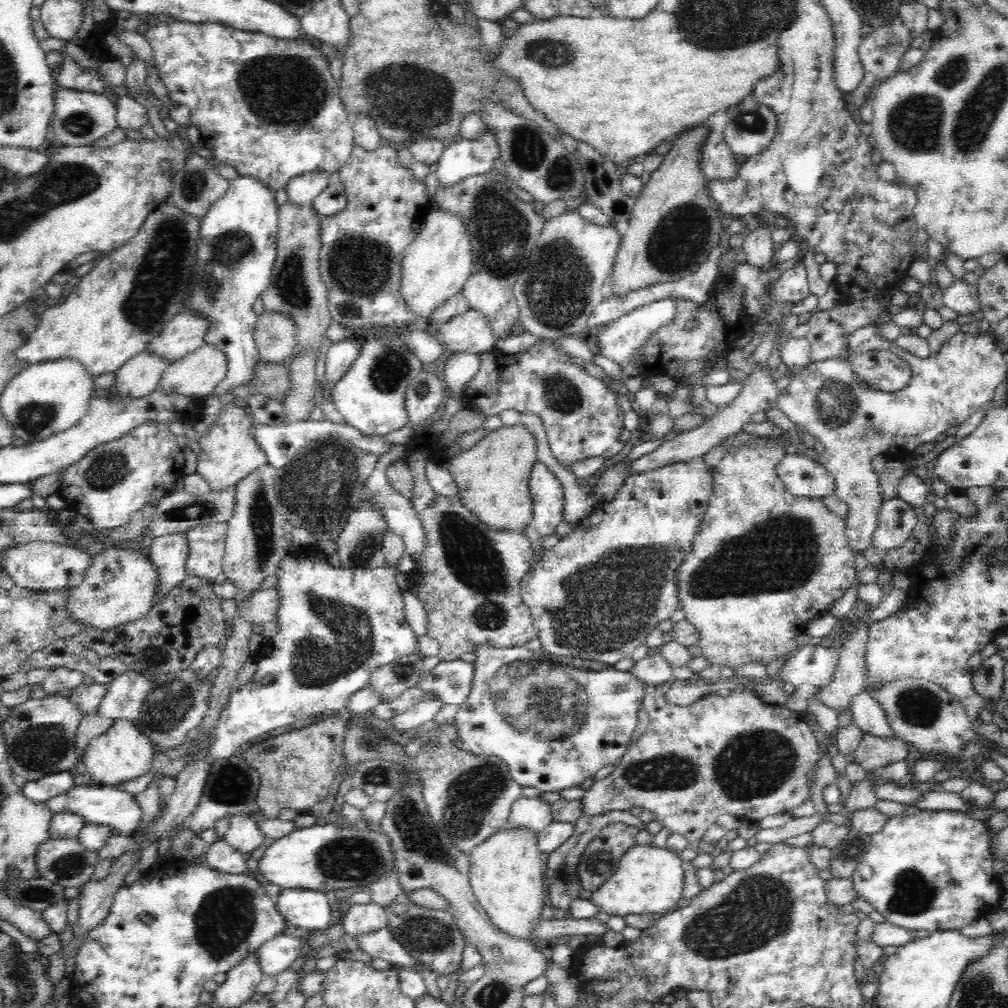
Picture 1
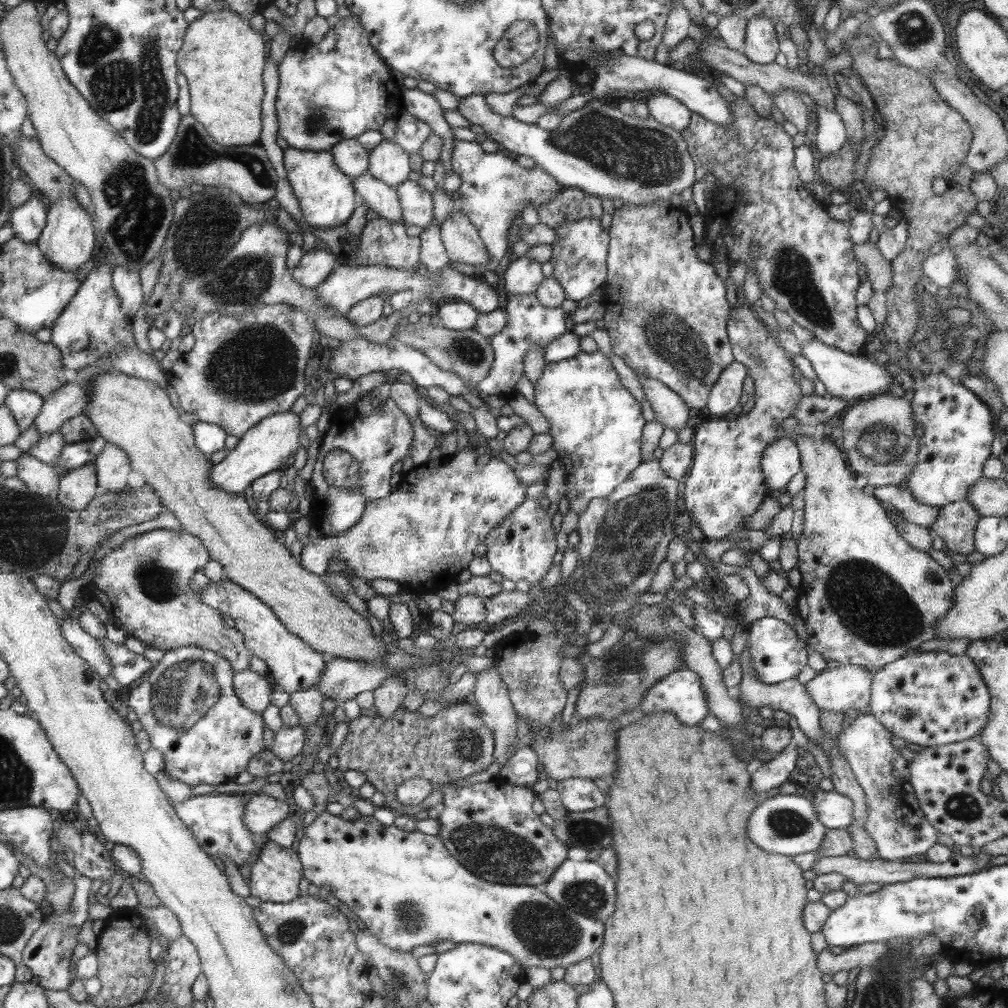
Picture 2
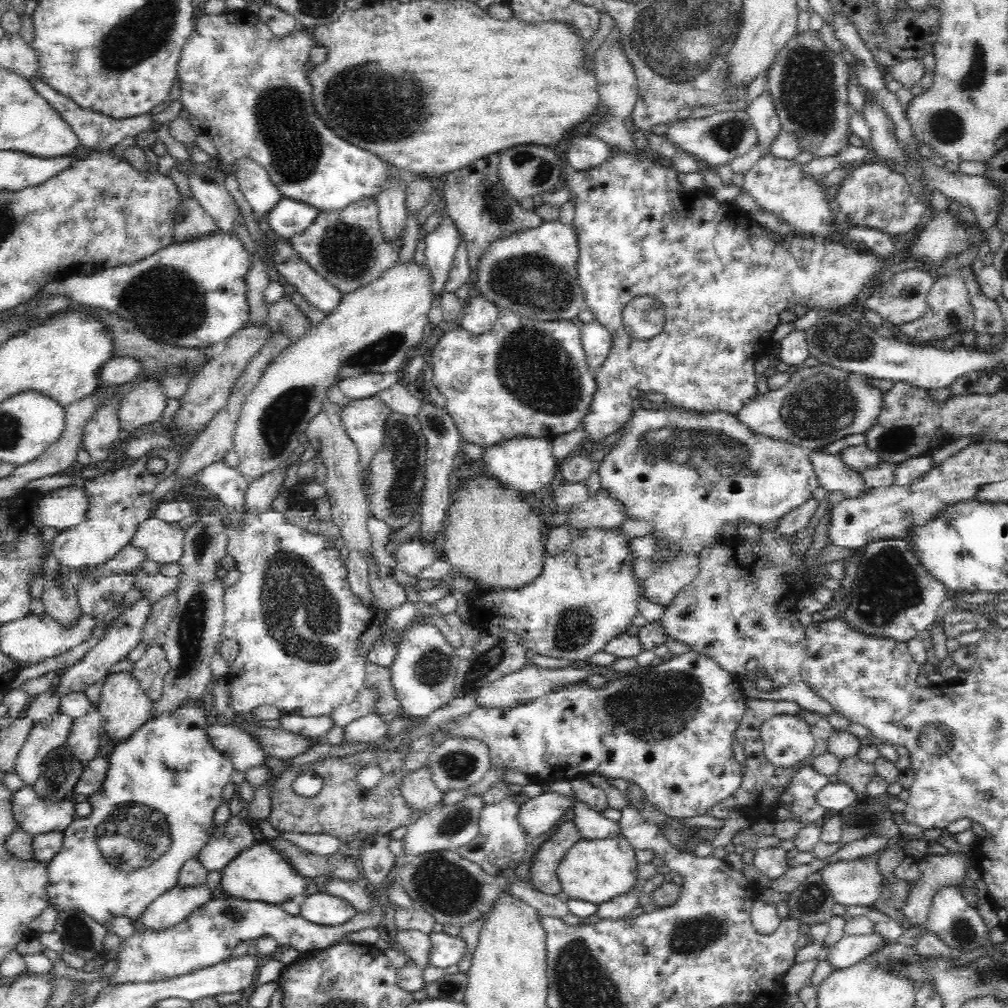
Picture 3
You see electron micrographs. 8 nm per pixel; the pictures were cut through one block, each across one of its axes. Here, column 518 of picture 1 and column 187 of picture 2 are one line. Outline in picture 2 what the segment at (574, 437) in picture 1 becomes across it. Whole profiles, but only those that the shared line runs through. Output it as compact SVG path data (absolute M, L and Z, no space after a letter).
M273 304L257 306L252 309L248 314L241 318L236 318L234 315L220 314L219 312L212 312L206 317L202 317L198 322L192 325L192 334L195 336L195 343L193 348L188 353L183 353L180 358L174 362L174 366L167 373L168 383L180 398L180 408L186 413L196 415L199 422L206 422L207 424L214 424L226 432L226 435L236 436L239 440L247 434L248 430L255 428L263 418L271 417L274 414L286 413L292 408L292 404L298 400L298 396L304 392L304 370L306 364L310 360L310 346L313 342L312 336L317 332L316 319L308 311L302 310L300 307L295 307L287 304Z

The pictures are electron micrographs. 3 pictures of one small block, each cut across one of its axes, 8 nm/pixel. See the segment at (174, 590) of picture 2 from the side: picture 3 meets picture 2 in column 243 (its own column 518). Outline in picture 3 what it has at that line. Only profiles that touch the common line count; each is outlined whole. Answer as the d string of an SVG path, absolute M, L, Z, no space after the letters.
M495 623L490 624L489 627L480 632L480 641L473 648L472 656L459 662L455 676L453 698L442 708L429 714L426 721L418 725L416 732L418 734L430 735L430 732L438 730L442 723L453 721L464 714L472 712L474 709L480 707L477 706L476 696L481 688L484 688L487 683L494 682L503 676L518 672L518 670L523 669L528 663L549 669L569 667L568 664L570 661L564 660L564 658L550 658L550 656L536 654L530 660L527 659L528 656L526 656L526 653L529 649L527 646L520 644L520 642L518 634L512 630L504 629Z

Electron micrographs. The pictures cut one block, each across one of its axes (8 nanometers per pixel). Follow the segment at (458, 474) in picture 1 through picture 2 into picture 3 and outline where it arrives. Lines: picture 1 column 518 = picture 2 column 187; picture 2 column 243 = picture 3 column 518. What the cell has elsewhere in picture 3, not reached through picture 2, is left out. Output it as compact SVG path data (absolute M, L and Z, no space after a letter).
M480 474L466 480L458 492L454 492L454 504L448 508L443 554L460 574L478 581L481 586L498 589L515 589L532 582L542 570L546 555L544 548L545 526L534 516L529 504L520 500L520 494L494 477Z

